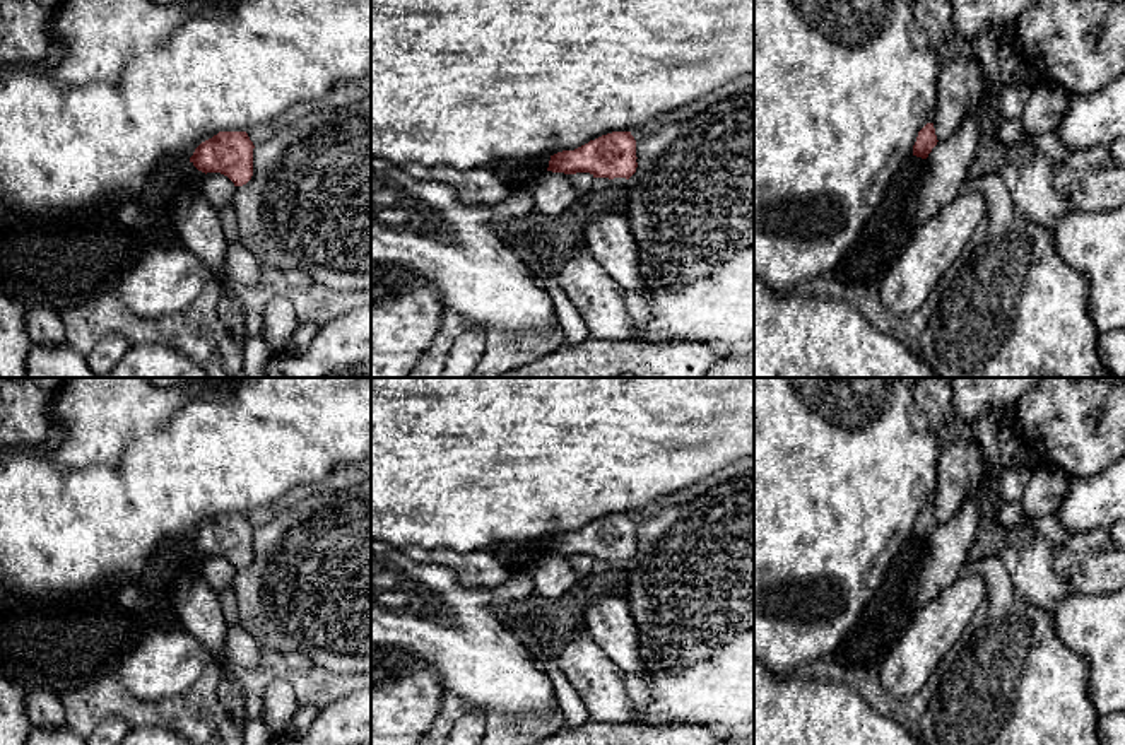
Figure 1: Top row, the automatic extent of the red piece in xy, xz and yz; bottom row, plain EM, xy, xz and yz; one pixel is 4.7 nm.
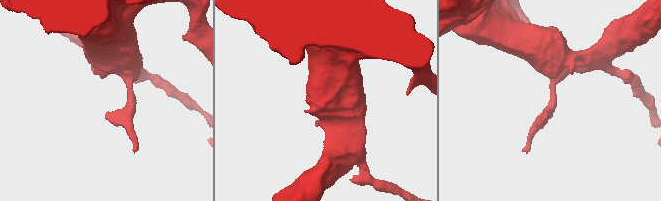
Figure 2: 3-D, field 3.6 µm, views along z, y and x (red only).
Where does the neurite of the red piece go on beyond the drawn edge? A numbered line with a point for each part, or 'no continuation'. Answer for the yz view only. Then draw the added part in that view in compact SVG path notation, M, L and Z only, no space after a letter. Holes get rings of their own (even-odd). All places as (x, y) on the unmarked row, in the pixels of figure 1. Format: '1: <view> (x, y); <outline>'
no continuation

